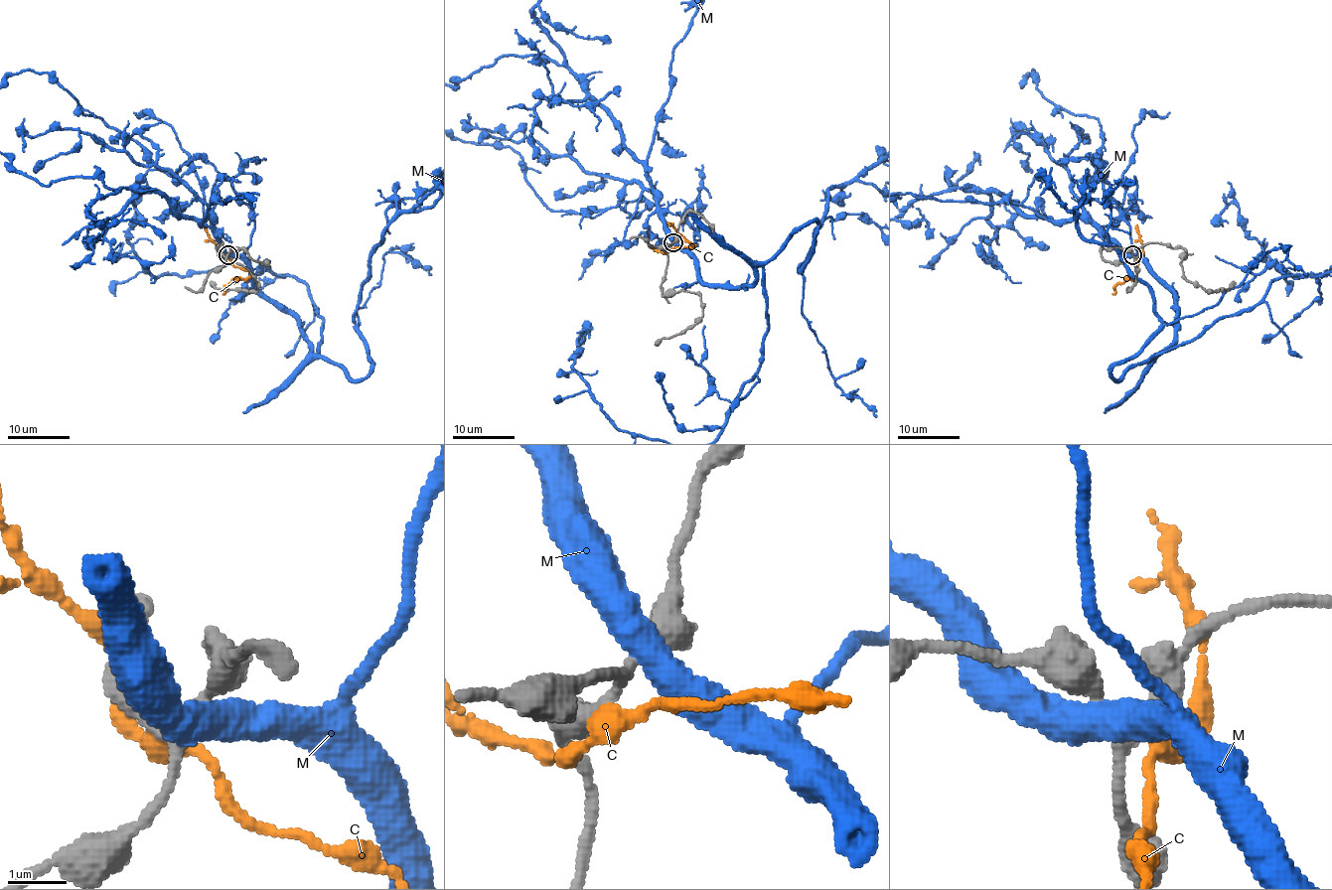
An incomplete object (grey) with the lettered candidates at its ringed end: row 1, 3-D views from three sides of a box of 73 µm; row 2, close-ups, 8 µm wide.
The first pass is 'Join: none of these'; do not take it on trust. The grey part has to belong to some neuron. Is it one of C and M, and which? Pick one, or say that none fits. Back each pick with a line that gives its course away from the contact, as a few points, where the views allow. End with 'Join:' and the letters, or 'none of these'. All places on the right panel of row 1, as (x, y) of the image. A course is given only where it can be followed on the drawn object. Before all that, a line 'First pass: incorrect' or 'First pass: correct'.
First pass: incorrect
M: it runs (1132, 254), (1176, 338), (1118, 379), (1153, 291), (1046, 188), (941, 152)
Join: M

